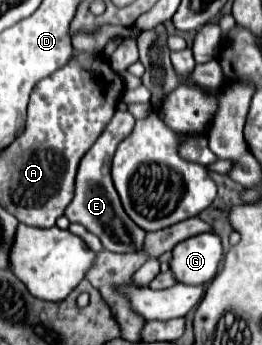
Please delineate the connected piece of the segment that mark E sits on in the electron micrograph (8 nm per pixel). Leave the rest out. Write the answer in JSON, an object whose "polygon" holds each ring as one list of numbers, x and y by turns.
{"polygon":[[123,111,115,113,115,117,111,119,103,135,95,141,95,145,81,159,79,169,77,169,77,179,75,179,75,197,65,211,71,223,81,223,87,231,91,231,93,235,101,239,107,251,113,251,113,253,131,253,133,249,141,249,143,239,145,239,145,231,137,227,129,219,129,215,123,211,119,195,111,181,111,159,115,155,117,145,133,131,133,125,135,125,135,119,131,113,123,113]]}

